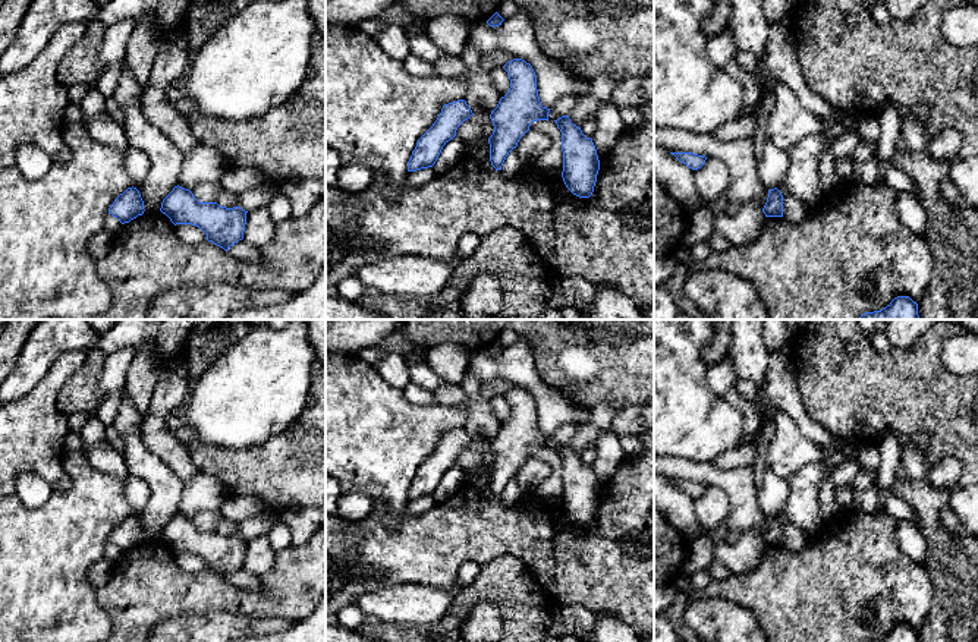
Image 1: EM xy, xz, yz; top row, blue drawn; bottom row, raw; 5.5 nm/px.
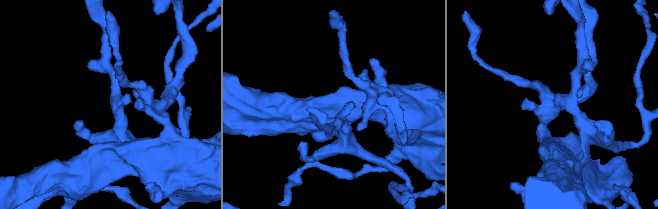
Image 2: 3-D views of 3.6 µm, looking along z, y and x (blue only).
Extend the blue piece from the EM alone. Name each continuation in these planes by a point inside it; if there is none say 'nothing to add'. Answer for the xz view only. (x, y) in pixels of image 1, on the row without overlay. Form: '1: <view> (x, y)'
nothing to add

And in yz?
nothing to add

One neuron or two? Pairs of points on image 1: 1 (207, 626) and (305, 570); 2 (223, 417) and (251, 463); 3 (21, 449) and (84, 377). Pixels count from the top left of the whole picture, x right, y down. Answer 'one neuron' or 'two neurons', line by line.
1: two neurons
2: two neurons
3: two neurons

